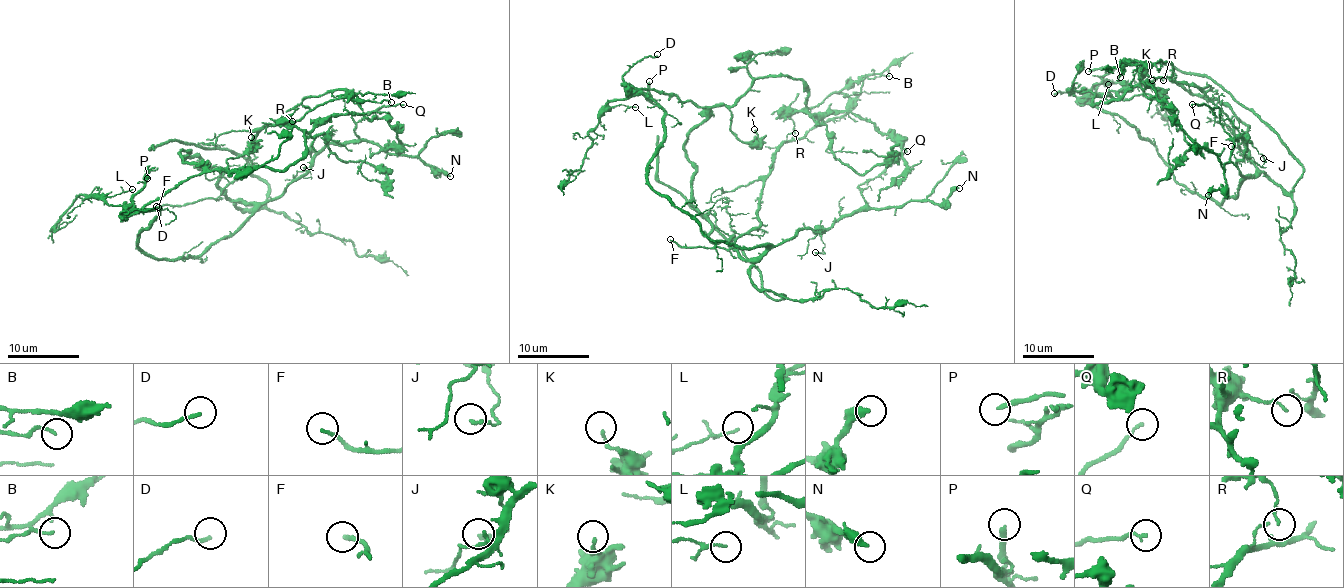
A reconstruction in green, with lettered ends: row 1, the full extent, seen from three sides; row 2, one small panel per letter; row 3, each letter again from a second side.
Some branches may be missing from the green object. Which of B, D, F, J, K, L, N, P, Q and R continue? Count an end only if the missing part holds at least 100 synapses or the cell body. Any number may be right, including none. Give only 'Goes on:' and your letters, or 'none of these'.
Goes on: P

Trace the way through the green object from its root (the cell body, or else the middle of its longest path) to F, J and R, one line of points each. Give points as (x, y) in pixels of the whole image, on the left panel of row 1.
F: (256, 137), (250, 151), (249, 169), (215, 199), (200, 198), (181, 206), (158, 207)
J: (256, 137), (251, 166), (222, 191), (232, 199), (274, 200), (309, 167), (311, 154), (312, 165), (303, 167)
R: (256, 137), (308, 98), (335, 90), (348, 93), (313, 107), (292, 121)

